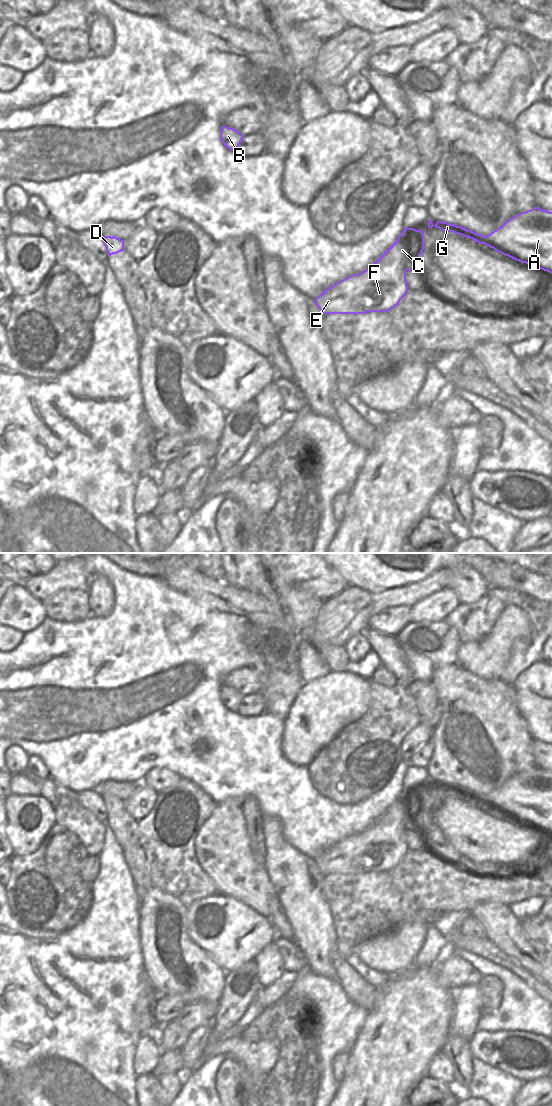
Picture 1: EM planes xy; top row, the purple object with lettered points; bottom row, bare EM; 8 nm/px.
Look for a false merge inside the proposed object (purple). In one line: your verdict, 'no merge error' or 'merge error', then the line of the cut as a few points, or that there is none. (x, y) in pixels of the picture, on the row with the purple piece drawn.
merge error | xy (110, 236), (103, 238)

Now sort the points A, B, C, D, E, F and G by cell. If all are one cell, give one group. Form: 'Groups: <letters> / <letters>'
Groups: A C D E F G / B

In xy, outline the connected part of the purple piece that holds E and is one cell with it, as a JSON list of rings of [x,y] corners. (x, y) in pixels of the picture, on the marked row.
[[[404,228],[398,239],[366,270],[353,274],[324,290],[314,299],[323,314],[365,314],[388,312],[398,305],[408,291],[406,271],[415,272],[424,250],[424,232]]]

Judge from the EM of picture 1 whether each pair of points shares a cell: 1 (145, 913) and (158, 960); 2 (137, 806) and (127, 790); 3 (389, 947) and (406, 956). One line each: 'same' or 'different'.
1: same
2: different
3: same

